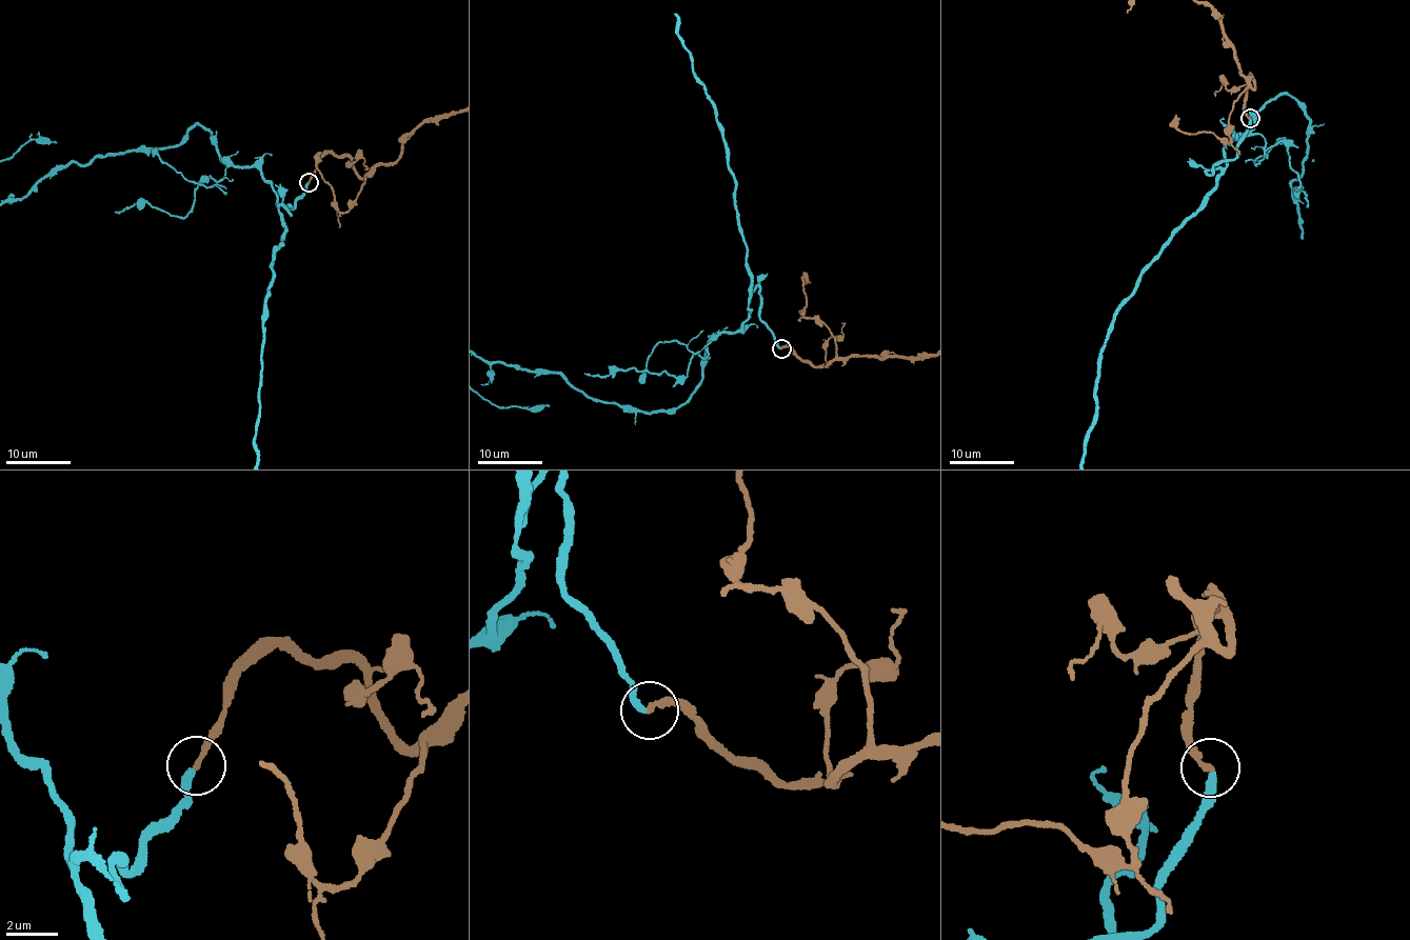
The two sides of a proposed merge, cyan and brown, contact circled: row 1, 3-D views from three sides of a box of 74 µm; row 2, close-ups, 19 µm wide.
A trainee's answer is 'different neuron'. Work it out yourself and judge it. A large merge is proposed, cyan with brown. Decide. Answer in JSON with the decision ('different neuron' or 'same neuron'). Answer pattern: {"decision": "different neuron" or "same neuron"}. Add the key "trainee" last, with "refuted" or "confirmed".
{"decision": "same neuron", "trainee": "refuted"}

